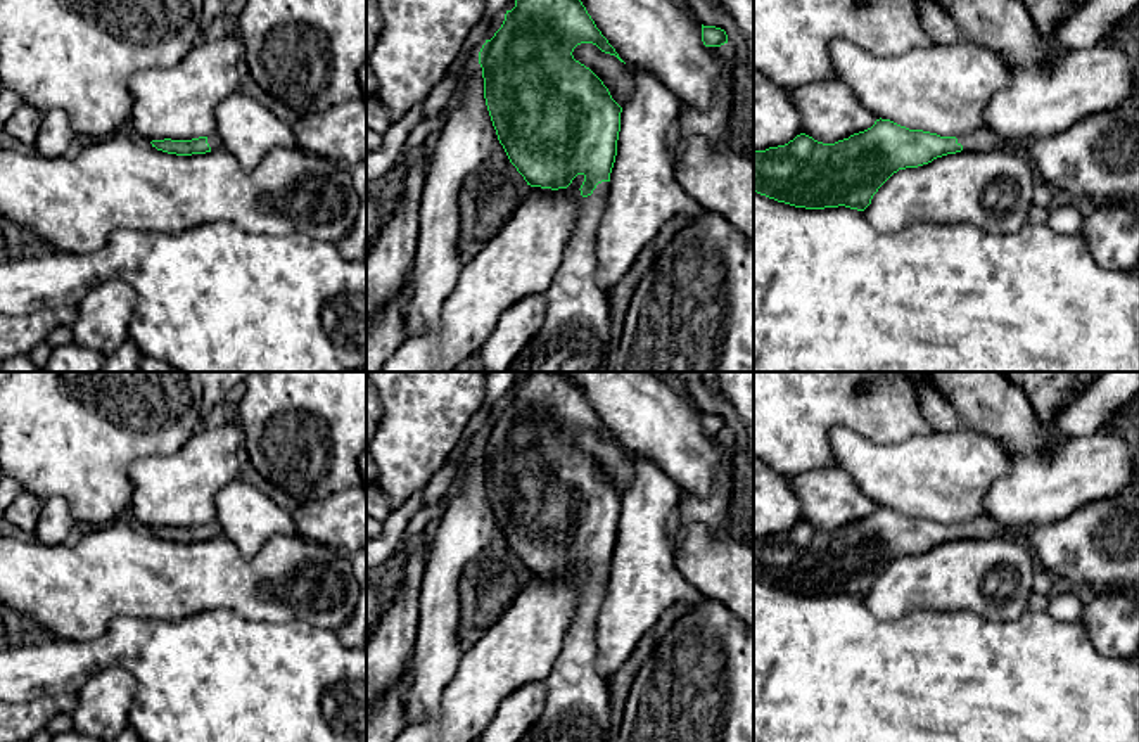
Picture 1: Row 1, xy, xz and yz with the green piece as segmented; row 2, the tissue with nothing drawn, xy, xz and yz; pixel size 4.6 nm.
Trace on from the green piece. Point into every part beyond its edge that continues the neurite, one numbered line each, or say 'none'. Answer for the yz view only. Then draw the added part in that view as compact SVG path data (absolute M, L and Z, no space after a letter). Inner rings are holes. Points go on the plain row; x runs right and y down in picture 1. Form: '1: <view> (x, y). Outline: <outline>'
1: yz (1098, 543). Outline: M1113 495L1053 524L1008 528L982 515L958 522L968 540L1028 540L1053 576L1096 590L1139 590L1139 498Z

